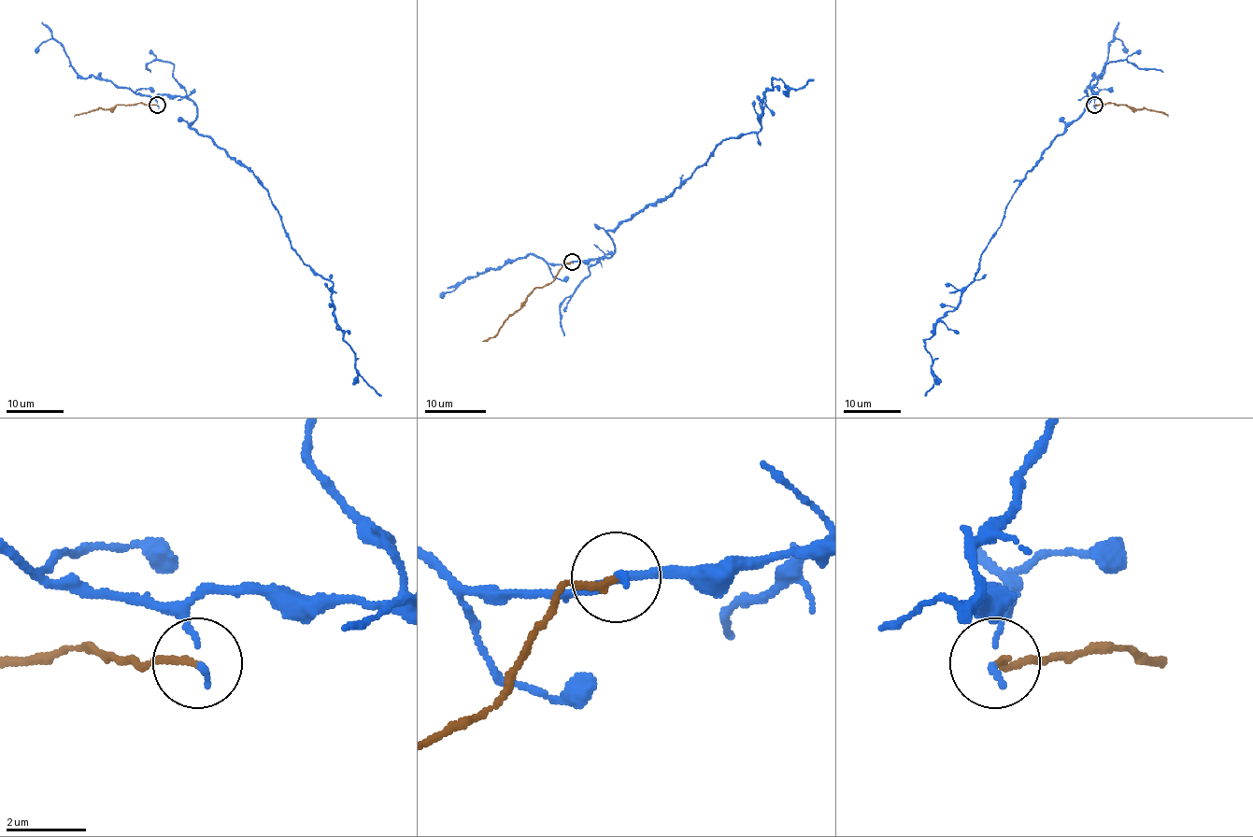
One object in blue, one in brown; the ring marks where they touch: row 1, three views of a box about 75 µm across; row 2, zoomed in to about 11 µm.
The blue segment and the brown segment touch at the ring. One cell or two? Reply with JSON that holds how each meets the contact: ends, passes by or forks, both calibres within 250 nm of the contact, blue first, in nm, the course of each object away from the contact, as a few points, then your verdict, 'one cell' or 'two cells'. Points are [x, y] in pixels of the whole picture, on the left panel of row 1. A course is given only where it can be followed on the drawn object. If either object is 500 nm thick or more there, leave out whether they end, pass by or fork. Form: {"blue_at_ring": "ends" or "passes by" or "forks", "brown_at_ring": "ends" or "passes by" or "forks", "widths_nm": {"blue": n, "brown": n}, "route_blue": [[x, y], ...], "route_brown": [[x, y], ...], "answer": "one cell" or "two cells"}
{"blue_at_ring": "ends", "brown_at_ring": "ends", "widths_nm": {"blue": 160, "brown": 170}, "route_blue": [[157, 105], [159, 94], [187, 96], [190, 126], [253, 173], [299, 258], [333, 285], [356, 372], [381, 396]], "route_brown": [[157, 105], [121, 105], [74, 116]], "answer": "two cells"}

